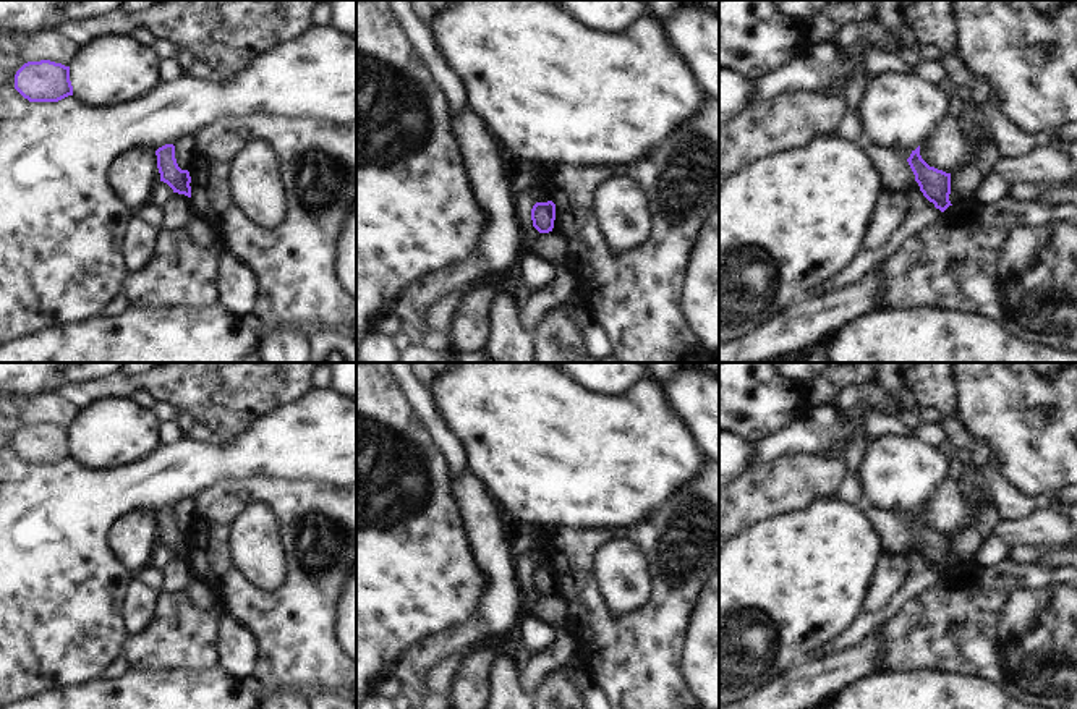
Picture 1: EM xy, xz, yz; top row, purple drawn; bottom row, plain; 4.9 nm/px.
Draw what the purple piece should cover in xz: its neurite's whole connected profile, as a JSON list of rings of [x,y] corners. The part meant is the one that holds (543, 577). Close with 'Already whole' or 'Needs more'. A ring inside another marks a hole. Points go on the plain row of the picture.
[[[552,563],[536,565],[531,571],[533,589],[539,596],[549,596],[554,591],[556,567]]]. Already whole

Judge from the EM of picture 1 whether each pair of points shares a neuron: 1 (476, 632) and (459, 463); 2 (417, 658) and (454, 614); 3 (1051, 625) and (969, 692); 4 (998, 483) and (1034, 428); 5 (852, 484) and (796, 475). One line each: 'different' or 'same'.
1: different
2: different
3: different
4: different
5: different

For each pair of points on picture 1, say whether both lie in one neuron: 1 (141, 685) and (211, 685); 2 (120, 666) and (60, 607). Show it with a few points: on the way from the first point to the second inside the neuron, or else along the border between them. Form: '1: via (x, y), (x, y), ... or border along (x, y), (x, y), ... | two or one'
1: via (159, 687), (193, 687) | one
2: border along (122, 654), (107, 667), (101, 679) | two

